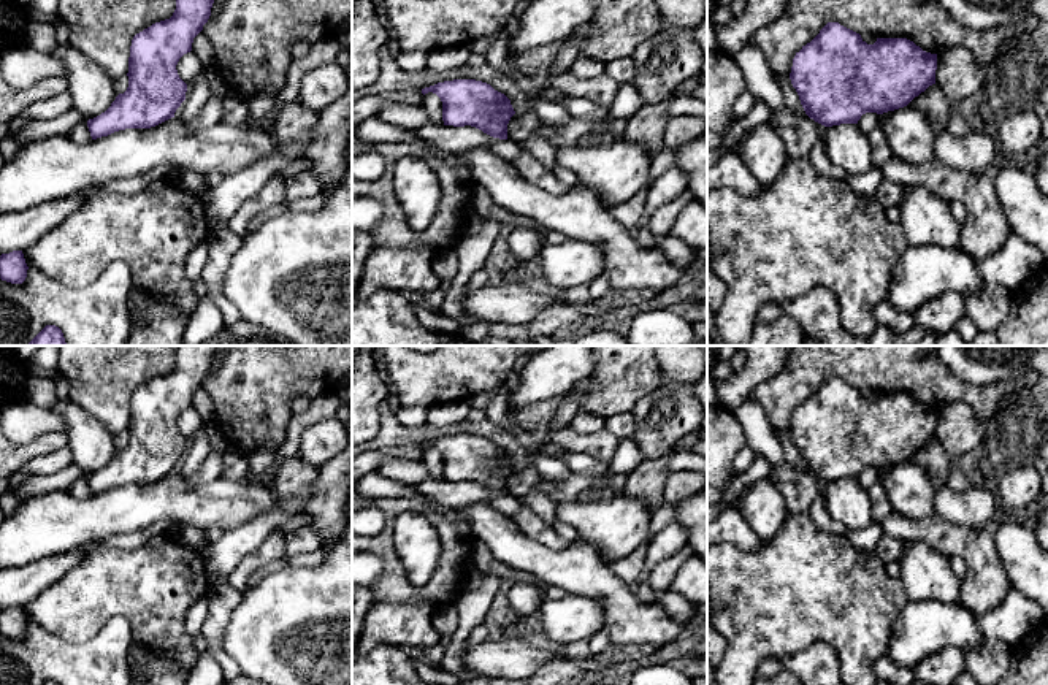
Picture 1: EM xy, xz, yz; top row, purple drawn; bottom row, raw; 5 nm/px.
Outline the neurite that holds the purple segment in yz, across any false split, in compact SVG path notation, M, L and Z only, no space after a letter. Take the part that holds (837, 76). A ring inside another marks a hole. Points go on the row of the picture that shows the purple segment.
M828 22L793 59L790 79L805 114L832 127L858 124L862 114L883 114L907 106L935 84L937 54L923 51L907 38L877 38L867 44L859 33Z

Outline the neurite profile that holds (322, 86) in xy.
M327 62L301 79L296 100L304 108L322 111L342 97L347 87L347 70L336 62Z

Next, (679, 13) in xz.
M655 0L664 25L694 29L702 22L707 0Z

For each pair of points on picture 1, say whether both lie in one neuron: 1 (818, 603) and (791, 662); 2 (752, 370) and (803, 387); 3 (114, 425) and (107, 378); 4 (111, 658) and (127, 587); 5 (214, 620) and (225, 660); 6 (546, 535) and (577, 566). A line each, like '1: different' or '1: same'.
1: different
2: different
3: same
4: different
5: same
6: different

